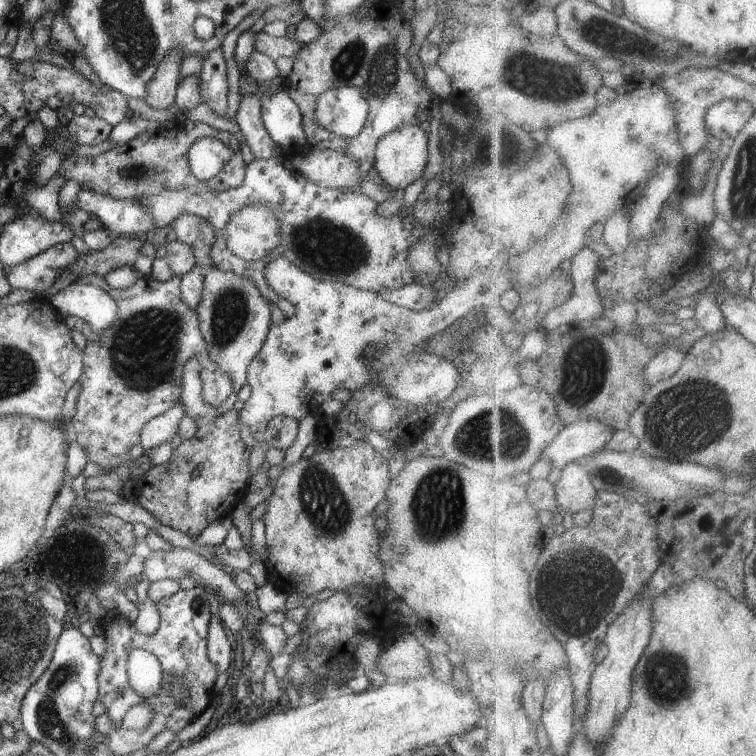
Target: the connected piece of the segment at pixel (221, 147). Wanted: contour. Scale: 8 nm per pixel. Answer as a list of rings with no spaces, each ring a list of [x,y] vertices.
[[[202,137],[190,145],[187,161],[199,181],[216,176],[231,159],[232,150],[216,137]]]

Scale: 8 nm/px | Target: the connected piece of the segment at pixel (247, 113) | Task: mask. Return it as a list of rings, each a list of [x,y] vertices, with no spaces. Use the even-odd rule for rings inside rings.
[[[252,93],[241,98],[233,119],[236,120],[242,134],[246,137],[247,146],[255,158],[269,159],[283,154],[283,151],[265,129],[261,119],[261,110],[261,94]]]

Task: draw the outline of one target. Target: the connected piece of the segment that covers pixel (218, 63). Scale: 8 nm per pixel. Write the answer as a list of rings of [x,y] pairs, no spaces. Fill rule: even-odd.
[[[221,48],[208,54],[199,72],[199,93],[212,112],[226,118],[228,103],[227,64]]]

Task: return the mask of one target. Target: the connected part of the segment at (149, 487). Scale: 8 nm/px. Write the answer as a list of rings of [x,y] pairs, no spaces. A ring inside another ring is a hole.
[[[233,408],[213,421],[204,419],[196,421],[197,432],[190,440],[182,441],[178,448],[172,451],[168,462],[152,466],[138,480],[132,481],[135,492],[132,500],[152,514],[161,525],[183,532],[192,539],[196,538],[213,520],[228,516],[233,506],[236,506],[249,492],[248,459],[251,452],[240,437],[238,421],[238,412]]]

